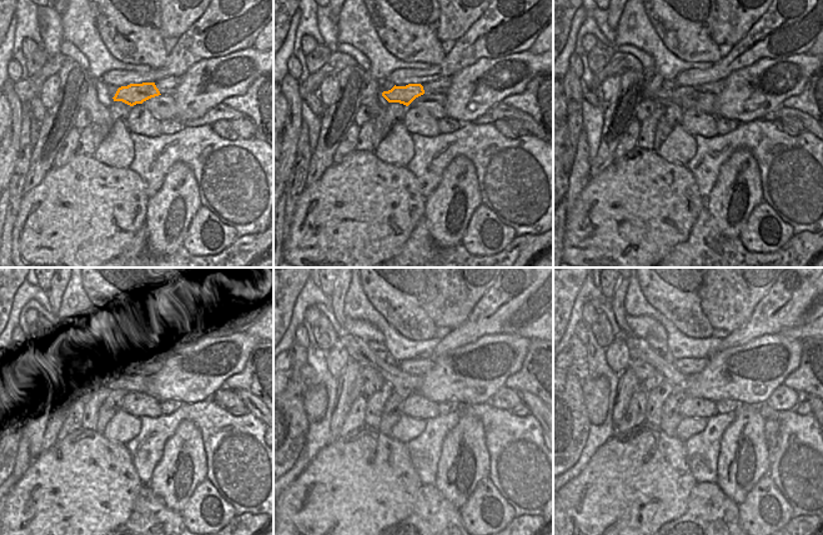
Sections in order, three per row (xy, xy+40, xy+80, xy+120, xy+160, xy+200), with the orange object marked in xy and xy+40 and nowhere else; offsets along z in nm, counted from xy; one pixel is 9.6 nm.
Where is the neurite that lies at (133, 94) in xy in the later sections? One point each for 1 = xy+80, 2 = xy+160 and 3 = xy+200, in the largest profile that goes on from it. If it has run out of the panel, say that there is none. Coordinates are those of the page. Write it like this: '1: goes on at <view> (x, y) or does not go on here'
1: goes on at xy+80 (677, 93)
2: goes on at xy+160 (367, 373)
3: goes on at xy+200 (642, 370)

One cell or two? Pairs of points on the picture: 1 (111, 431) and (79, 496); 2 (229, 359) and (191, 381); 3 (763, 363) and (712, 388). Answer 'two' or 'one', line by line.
1: two
2: one
3: one

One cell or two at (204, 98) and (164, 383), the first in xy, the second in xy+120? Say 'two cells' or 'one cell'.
one cell

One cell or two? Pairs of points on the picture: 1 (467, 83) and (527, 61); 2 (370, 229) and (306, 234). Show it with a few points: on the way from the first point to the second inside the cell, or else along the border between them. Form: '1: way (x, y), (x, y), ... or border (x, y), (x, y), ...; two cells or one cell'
1: way (482, 76), (506, 76), (512, 70); one cell
2: way (354, 229), (344, 229), (336, 236), (322, 236); one cell

